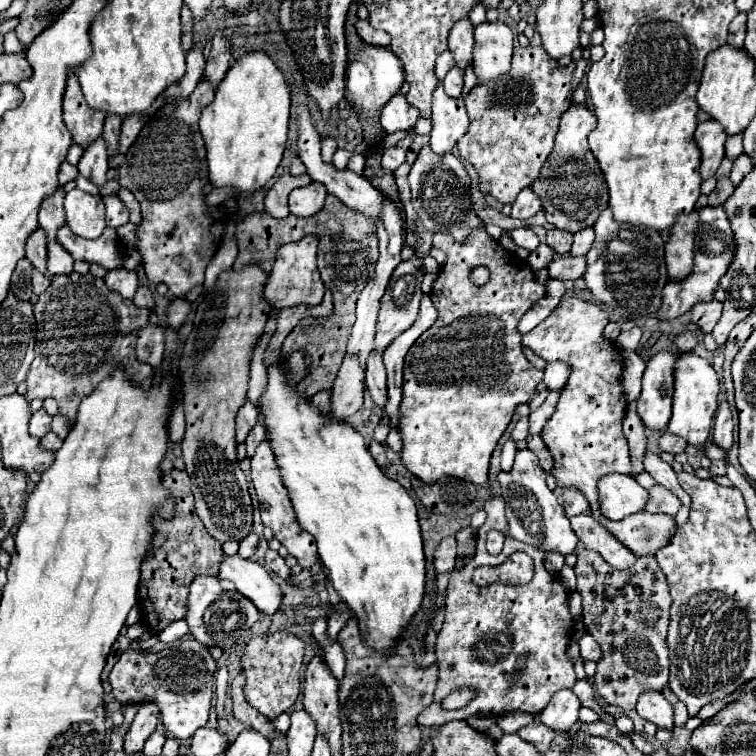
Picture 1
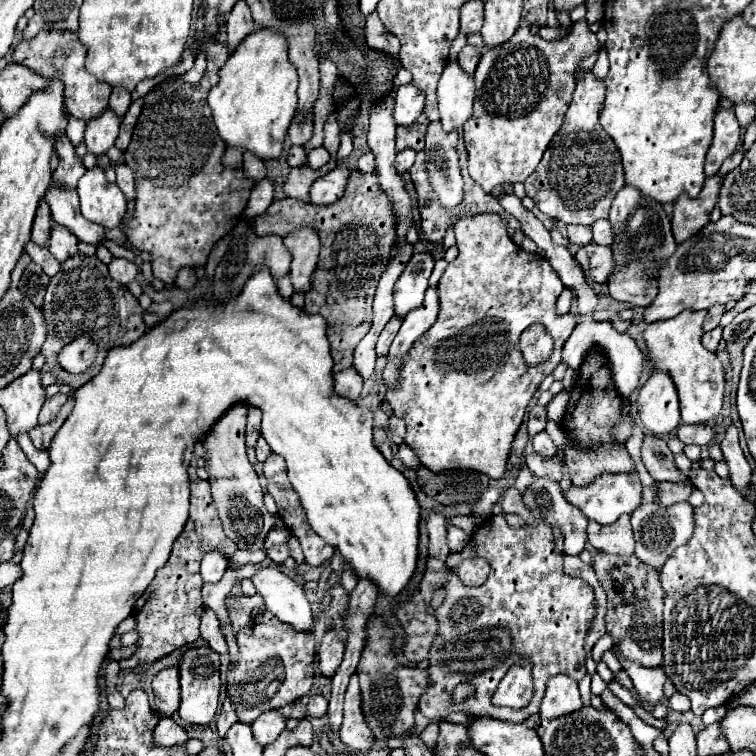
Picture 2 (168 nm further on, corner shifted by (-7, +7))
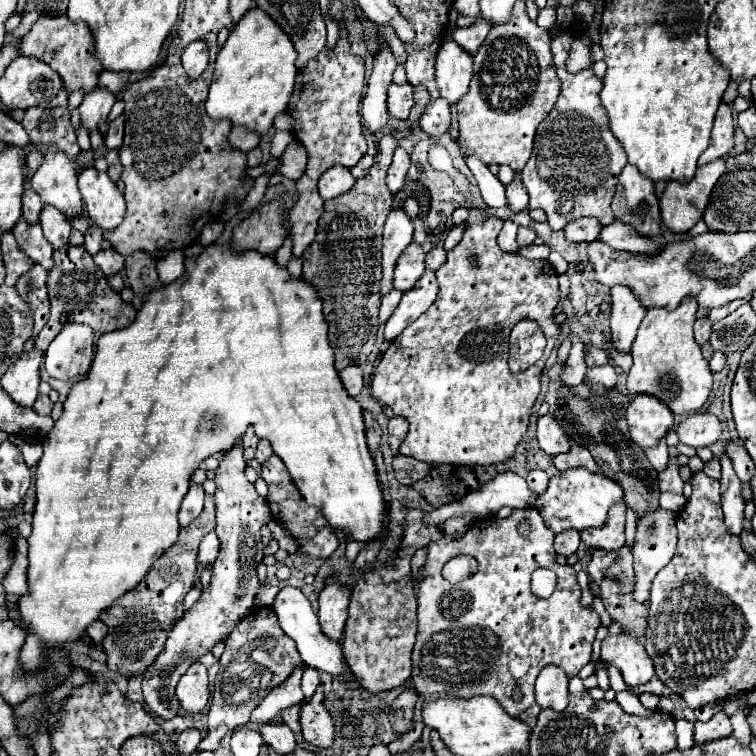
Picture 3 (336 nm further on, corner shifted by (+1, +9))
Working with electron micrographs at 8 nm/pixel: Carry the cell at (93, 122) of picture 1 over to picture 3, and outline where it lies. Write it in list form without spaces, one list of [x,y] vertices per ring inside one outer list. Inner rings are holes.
[[[56,16],[56,18],[38,18],[32,26],[32,30],[22,38],[20,50],[26,56],[34,56],[44,60],[52,70],[56,70],[68,88],[68,92],[84,90],[90,92],[98,86],[100,76],[100,64],[96,58],[92,58],[92,32],[84,22],[72,22],[68,16]]]

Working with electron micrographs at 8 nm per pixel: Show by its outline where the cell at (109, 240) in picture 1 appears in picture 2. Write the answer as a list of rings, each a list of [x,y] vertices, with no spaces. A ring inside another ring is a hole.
[[[50,186],[50,192],[46,194],[46,202],[50,204],[52,220],[68,228],[80,242],[100,246],[106,240],[104,228],[100,228],[100,224],[92,224],[80,214],[76,190],[64,190],[64,188]]]

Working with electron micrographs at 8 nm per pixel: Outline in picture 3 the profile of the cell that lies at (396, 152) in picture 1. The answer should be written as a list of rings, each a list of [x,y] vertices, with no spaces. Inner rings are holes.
[[[396,148],[394,150],[394,160],[392,160],[392,166],[388,170],[388,176],[386,176],[386,184],[390,188],[392,194],[400,192],[402,186],[404,186],[404,180],[406,180],[406,172],[408,172],[408,166],[410,166],[410,156],[406,150],[402,148]]]

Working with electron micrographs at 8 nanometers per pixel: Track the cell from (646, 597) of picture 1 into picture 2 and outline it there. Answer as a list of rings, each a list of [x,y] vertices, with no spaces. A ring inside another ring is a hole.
[[[598,552],[594,556],[594,572],[608,594],[606,630],[614,638],[614,646],[620,648],[626,660],[644,664],[646,668],[662,666],[662,604],[664,588],[660,584],[660,572],[648,568],[648,564],[636,560],[636,556],[610,556]]]

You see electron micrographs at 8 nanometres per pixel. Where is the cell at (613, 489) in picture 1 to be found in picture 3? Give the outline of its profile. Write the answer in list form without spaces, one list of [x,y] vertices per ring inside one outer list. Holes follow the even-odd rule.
[[[584,468],[568,470],[562,474],[556,474],[550,478],[550,486],[544,494],[538,496],[536,500],[536,510],[544,518],[546,526],[552,528],[556,534],[564,530],[584,530],[584,528],[598,528],[606,522],[606,514],[614,502],[620,502],[624,498],[624,492],[618,482],[608,480],[602,474],[594,474]]]

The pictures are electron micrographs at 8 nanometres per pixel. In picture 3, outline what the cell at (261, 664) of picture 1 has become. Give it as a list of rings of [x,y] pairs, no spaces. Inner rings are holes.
[[[270,608],[250,612],[226,640],[226,650],[220,658],[220,672],[216,674],[214,682],[212,706],[208,714],[208,736],[198,744],[198,748],[216,750],[226,732],[246,726],[252,710],[272,688],[282,684],[300,662],[302,658],[296,644],[280,630],[276,614]]]

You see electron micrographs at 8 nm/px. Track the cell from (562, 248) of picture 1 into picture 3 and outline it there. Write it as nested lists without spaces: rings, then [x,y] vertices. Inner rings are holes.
[[[578,218],[564,228],[564,234],[572,242],[594,242],[600,236],[600,226],[596,218]]]

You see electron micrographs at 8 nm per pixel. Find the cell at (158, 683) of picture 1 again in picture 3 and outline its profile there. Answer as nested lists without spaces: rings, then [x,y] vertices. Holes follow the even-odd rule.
[[[194,662],[186,674],[180,678],[176,686],[176,696],[186,712],[202,712],[210,698],[210,686],[208,686],[208,670],[204,664]]]

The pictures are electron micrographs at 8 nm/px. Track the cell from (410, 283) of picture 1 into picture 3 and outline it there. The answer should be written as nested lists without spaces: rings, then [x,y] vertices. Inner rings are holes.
[[[410,242],[394,268],[394,286],[402,292],[410,290],[424,272],[424,250],[416,242]]]

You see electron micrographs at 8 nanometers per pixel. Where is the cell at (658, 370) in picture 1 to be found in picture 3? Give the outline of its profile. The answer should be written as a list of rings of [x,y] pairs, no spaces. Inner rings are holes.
[[[636,396],[626,408],[632,440],[640,448],[652,448],[674,426],[674,414],[654,396]]]

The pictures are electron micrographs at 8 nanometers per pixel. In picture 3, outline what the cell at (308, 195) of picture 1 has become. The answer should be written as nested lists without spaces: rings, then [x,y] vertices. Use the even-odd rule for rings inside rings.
[[[336,164],[322,174],[322,178],[318,182],[318,190],[324,200],[330,200],[330,198],[336,198],[336,196],[348,192],[354,186],[354,182],[356,182],[356,178],[350,174],[350,170],[342,164]]]

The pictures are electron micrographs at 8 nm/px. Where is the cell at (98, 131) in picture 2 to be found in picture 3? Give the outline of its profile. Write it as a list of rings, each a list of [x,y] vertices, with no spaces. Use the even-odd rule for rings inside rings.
[[[98,86],[98,90],[92,90],[84,96],[82,104],[80,104],[80,118],[82,118],[82,124],[88,128],[88,130],[94,130],[98,128],[102,122],[106,122],[112,106],[116,102],[116,96],[110,92],[110,90],[104,90]]]

